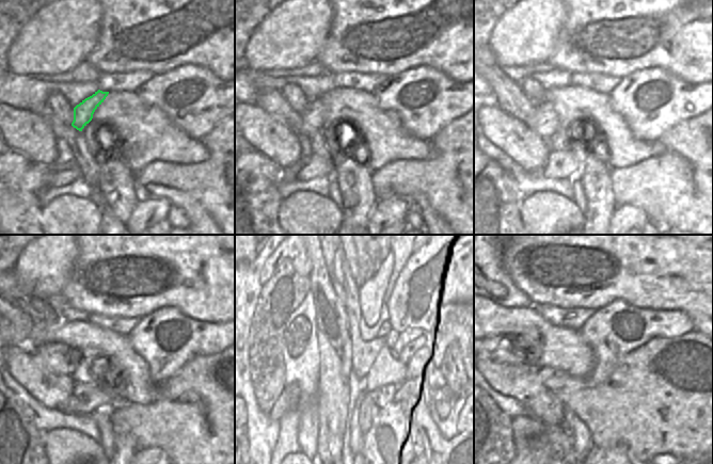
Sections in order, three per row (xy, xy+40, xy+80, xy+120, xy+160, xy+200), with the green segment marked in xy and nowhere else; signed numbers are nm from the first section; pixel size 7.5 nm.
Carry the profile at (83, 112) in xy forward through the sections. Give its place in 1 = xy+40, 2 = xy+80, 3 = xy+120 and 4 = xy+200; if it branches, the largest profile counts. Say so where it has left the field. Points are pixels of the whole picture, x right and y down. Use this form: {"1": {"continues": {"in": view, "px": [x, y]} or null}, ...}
{"1": {"continues": {"in": "xy+40", "px": [313, 120]}}, "2": {"continues": {"in": "xy+80", "px": [545, 122]}}, "3": {"continues": {"in": "xy+120", "px": [59, 357]}}, "4": {"continues": {"in": "xy+200", "px": [496, 350]}}}

